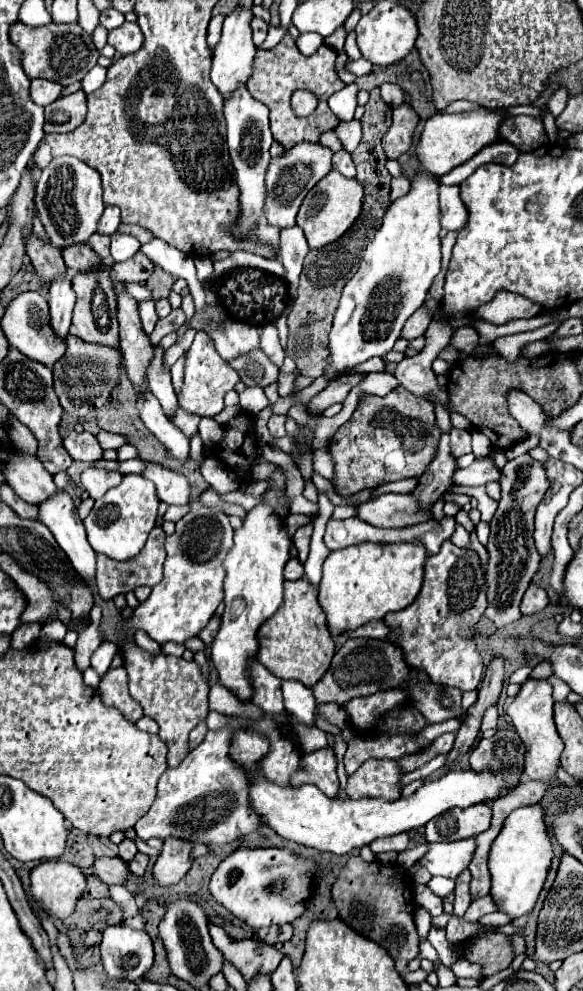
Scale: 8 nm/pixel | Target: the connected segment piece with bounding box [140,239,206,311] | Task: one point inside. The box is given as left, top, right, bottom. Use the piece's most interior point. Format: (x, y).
(175, 262)

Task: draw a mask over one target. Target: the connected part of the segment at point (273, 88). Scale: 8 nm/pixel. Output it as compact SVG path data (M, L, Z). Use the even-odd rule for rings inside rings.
M290 33L280 41L278 47L264 51L258 49L254 59L254 75L248 81L248 91L252 97L260 103L264 103L270 109L270 129L276 143L280 143L284 149L290 149L292 145L300 141L318 141L322 133L338 127L338 117L328 107L328 97L344 87L340 77L334 71L336 51L328 45L322 45L314 55L304 57L298 47L294 45L294 39ZM296 89L310 89L318 97L318 107L308 117L296 117L290 107L290 97Z

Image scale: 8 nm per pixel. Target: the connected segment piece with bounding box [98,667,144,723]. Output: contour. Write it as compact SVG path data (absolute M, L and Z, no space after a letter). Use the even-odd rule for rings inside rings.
M122 667L108 671L102 679L100 679L100 695L104 705L116 707L122 711L122 715L130 721L136 723L144 713L142 707L130 697L128 693L128 677L126 671Z

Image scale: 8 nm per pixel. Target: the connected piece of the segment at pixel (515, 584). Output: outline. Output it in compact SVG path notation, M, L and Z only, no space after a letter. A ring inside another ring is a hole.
M520 455L512 461L508 461L502 469L504 477L500 477L500 489L502 499L494 513L494 519L490 521L490 539L488 539L488 553L490 561L486 567L488 577L488 607L486 617L496 625L504 627L516 619L522 617L520 613L520 601L524 591L528 589L528 581L534 577L540 555L534 545L534 511L544 499L544 493L548 489L548 477L542 467L542 463L534 461L530 455Z

